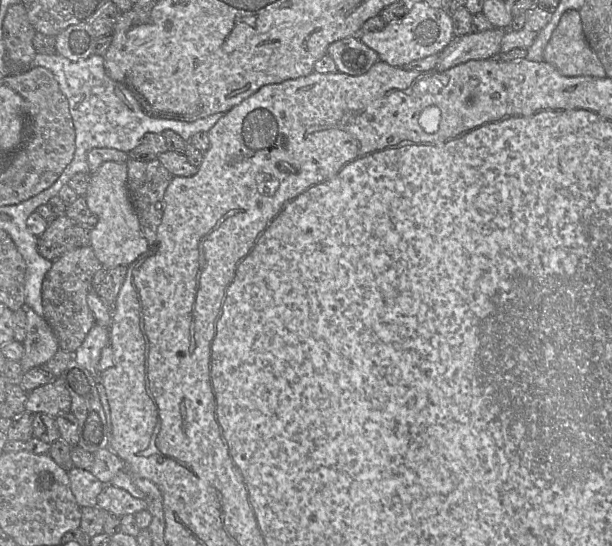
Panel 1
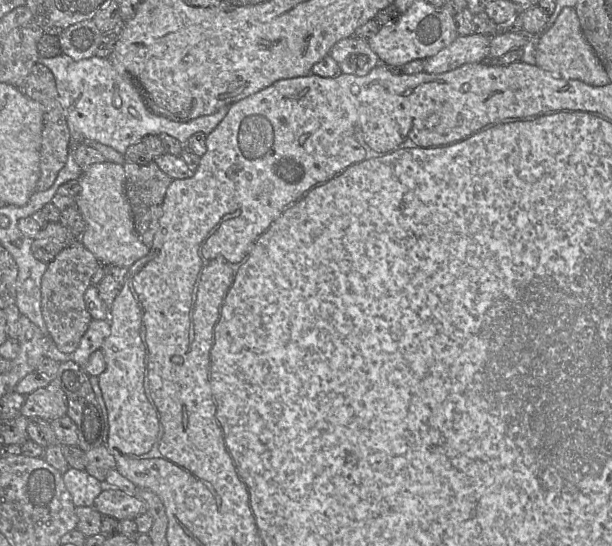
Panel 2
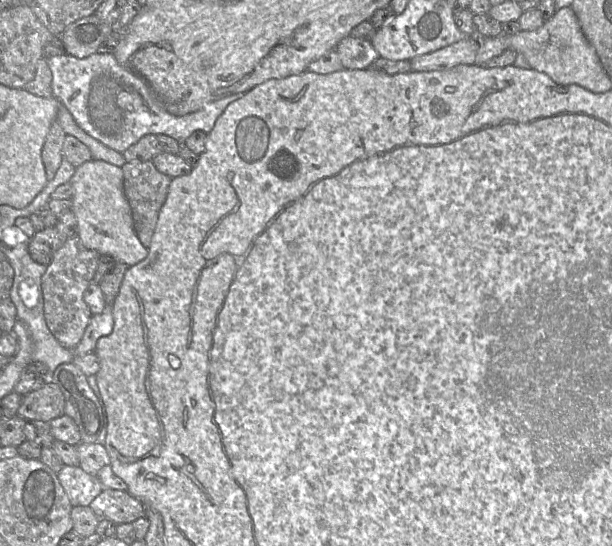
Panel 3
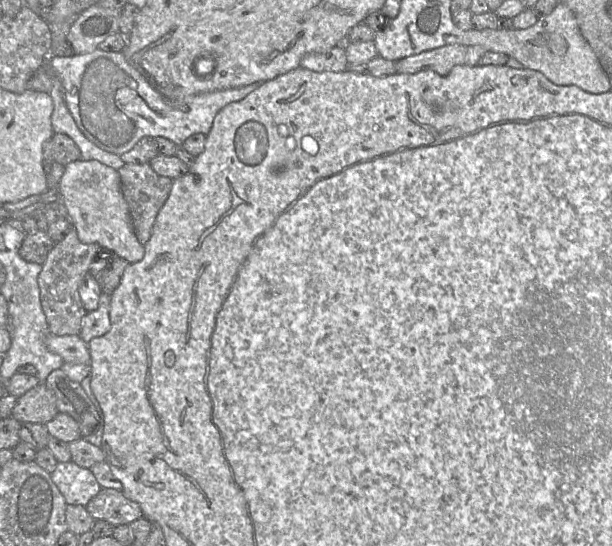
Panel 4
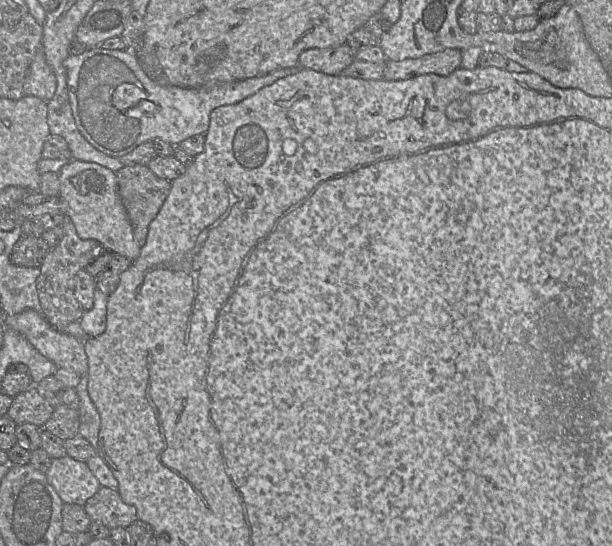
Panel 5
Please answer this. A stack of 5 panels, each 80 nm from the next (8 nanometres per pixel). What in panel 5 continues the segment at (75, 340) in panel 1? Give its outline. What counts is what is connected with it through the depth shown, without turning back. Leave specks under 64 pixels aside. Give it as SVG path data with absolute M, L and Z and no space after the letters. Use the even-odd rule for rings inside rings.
M69 217L63 222L64 236L61 242L51 248L46 255L41 272L37 278L37 290L42 307L42 315L51 326L60 332L72 322L79 321L85 310L75 296L75 276L84 269L94 258L104 251L103 245L93 239L82 239L78 236L76 227Z

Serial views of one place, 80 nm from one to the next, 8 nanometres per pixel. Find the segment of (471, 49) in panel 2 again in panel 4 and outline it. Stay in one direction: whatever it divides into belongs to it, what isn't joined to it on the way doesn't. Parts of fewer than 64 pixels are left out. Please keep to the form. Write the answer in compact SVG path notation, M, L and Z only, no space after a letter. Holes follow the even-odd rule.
M452 44L424 51L397 61L396 71L397 73L434 71L446 76L455 66L465 64L467 48L461 44Z

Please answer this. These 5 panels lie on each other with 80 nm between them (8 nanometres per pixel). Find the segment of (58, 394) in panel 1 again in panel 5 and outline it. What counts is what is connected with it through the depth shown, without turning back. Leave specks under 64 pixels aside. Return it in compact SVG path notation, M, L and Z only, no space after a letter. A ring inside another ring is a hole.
M35 385L16 395L7 416L15 424L33 424L41 429L51 417L54 407L45 399Z

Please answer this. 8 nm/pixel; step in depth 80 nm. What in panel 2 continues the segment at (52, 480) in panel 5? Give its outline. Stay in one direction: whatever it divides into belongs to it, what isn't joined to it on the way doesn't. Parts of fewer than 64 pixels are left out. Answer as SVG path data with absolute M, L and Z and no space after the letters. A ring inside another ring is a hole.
M69 468L62 474L64 484L71 494L75 507L93 507L95 498L103 491L105 484L85 470Z

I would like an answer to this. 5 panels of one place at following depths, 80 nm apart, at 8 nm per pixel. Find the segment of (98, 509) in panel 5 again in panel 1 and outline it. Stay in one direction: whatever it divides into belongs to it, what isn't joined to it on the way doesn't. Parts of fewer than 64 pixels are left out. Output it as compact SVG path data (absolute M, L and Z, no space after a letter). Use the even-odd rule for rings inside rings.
M111 484L103 487L97 497L97 506L118 517L147 509L146 500L135 498L126 490Z

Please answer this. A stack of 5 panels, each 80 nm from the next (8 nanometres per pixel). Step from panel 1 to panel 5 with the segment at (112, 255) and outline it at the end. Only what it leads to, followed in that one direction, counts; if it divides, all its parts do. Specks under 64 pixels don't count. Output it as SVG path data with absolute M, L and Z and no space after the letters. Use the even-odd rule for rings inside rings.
M77 159L70 160L59 173L64 213L74 223L78 236L97 240L105 249L136 260L142 247L135 240L133 226L119 195L116 173L98 163Z

